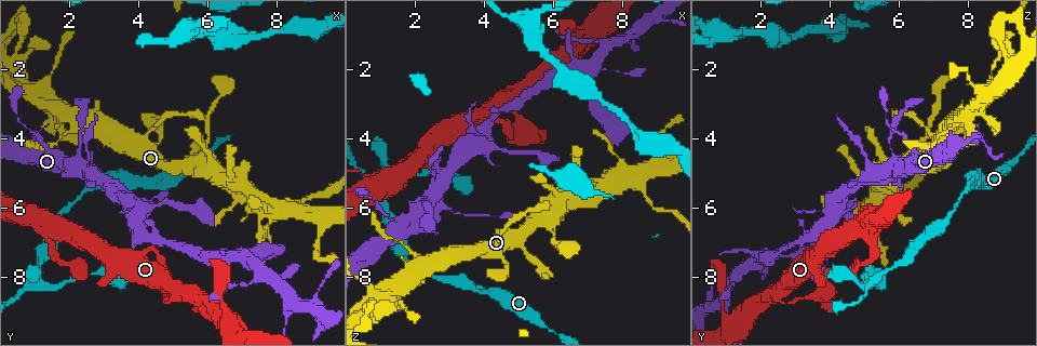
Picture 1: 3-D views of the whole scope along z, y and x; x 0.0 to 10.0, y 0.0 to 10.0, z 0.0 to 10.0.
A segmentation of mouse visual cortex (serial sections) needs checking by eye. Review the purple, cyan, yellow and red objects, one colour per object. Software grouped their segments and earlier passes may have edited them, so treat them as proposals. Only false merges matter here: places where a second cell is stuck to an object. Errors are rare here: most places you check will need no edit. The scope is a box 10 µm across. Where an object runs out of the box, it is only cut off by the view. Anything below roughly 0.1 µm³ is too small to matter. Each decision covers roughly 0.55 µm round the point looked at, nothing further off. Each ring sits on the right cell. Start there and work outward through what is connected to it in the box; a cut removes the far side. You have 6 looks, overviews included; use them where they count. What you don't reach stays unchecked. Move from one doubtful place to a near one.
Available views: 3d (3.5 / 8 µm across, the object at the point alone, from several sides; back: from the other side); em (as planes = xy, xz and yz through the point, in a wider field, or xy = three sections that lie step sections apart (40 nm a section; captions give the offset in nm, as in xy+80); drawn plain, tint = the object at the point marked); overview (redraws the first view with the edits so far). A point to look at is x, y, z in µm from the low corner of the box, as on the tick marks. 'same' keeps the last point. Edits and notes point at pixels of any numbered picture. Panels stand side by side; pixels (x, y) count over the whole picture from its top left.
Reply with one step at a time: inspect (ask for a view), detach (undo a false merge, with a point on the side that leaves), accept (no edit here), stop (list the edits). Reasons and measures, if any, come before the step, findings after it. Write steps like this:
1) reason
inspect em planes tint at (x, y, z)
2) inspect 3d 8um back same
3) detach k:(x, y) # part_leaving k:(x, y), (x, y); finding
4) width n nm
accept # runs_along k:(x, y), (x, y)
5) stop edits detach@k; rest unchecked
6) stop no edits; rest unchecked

sudden change in width
inspect 3d 8um at (8.35, 6.00, 5.30)

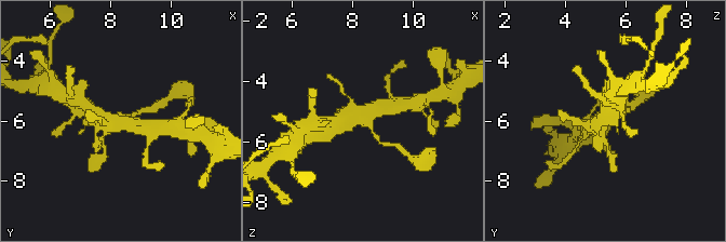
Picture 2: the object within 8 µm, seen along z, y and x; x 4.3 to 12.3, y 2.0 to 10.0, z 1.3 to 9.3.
closer look
inspect 3d 3.5um same

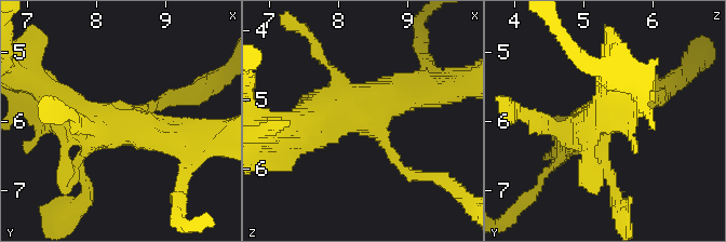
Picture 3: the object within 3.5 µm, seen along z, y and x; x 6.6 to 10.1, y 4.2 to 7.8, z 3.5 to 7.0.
shape alone is not enough
inspect em xy step 1 tint at (8.35, 5.95, 5.25)

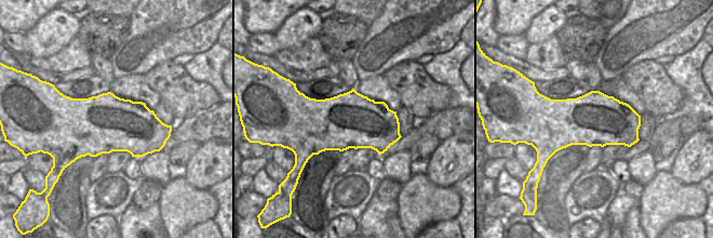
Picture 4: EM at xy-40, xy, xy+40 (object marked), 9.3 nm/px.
accept # continuous, no second cell

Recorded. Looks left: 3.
branch point
inspect 3d 3.5um at (2.25, 4.85, 6.00)

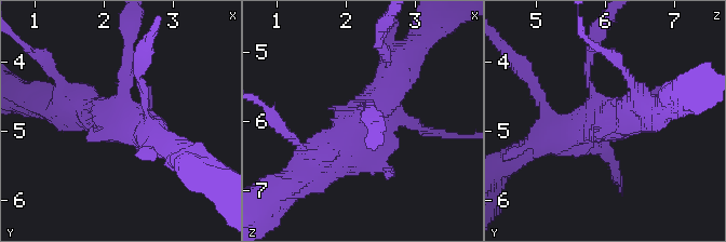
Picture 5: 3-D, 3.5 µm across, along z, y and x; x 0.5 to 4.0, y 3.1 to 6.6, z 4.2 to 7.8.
accept # runs_along 5:(311, 166), (348, 144), (398, 67); one cell here

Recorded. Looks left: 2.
inspect 3d 8um at (1.15, 8.40, 4.95)

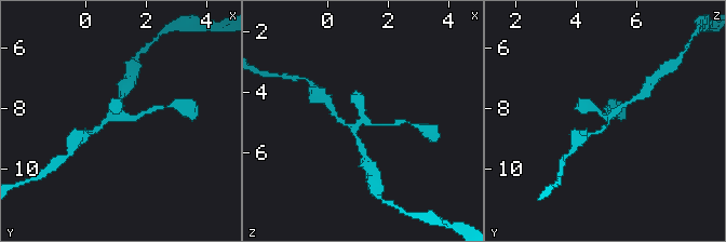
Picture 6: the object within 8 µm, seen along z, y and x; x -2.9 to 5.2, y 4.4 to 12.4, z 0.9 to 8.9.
now the EM
inspect em xy step 3 tint same

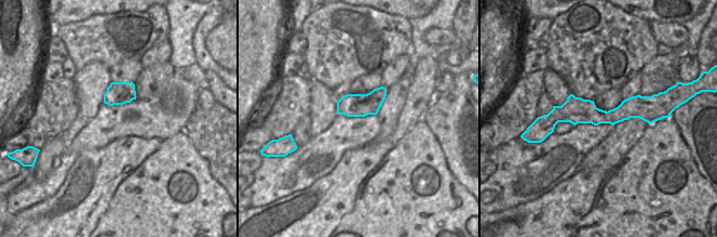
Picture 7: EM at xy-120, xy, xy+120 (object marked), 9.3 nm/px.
accept # runs_along 6:(359, 142), (359, 122), (391, 125); continuous, no second cell

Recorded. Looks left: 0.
stop no edits; rest unchecked

